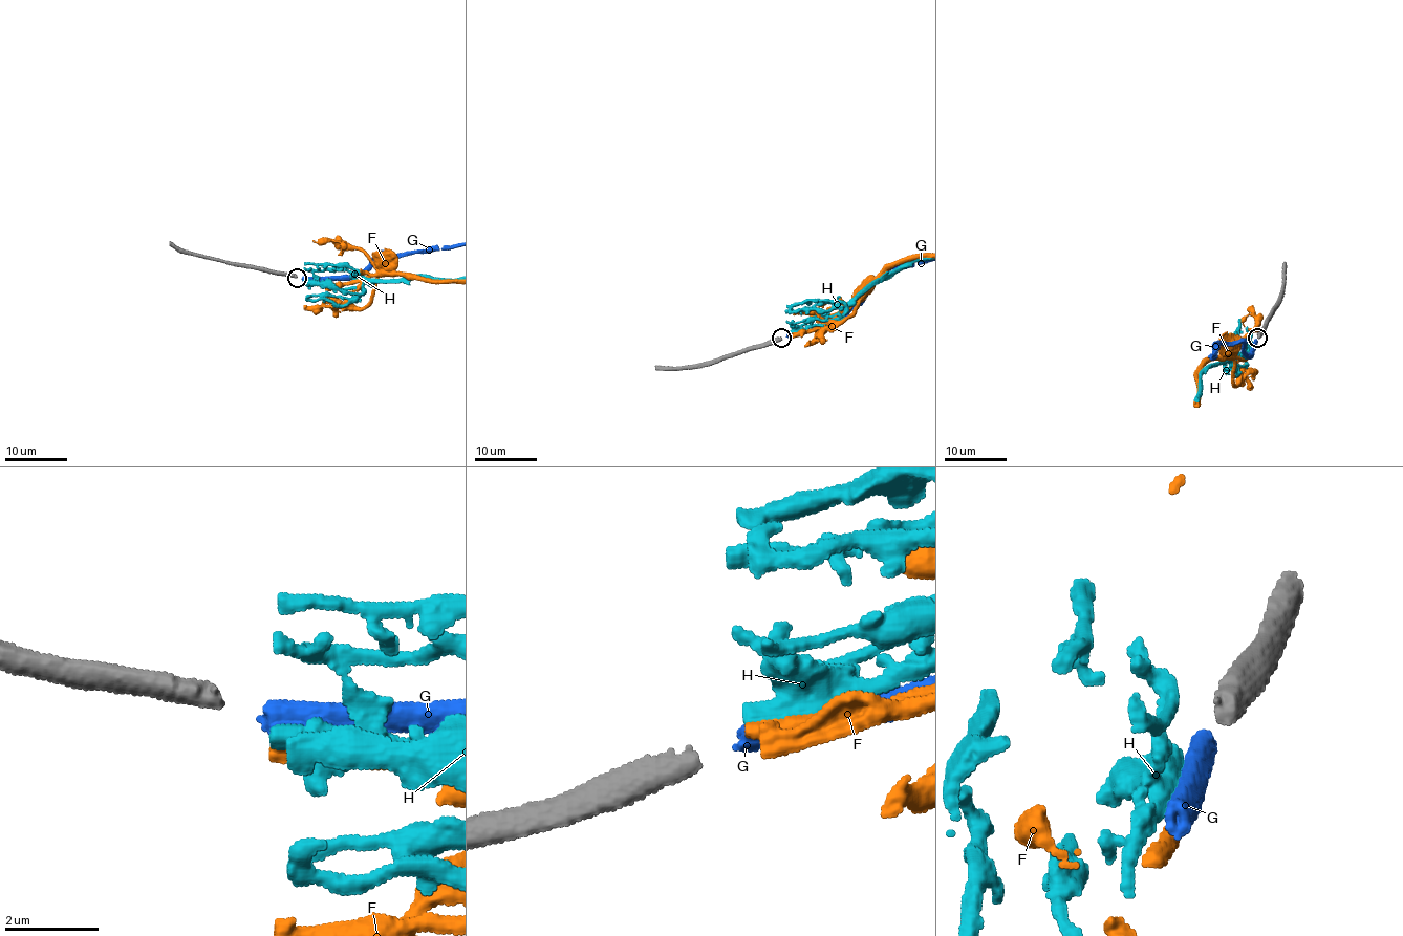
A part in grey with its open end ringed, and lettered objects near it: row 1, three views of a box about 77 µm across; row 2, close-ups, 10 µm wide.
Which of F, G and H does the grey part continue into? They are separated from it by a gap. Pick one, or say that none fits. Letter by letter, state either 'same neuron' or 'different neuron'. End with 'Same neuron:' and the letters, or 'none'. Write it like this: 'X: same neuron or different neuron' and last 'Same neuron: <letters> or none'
F: different neuron
G: same neuron
H: different neuron
Same neuron: G

